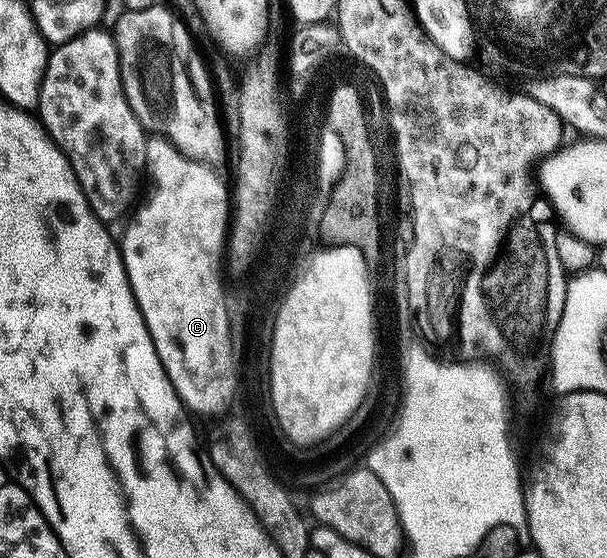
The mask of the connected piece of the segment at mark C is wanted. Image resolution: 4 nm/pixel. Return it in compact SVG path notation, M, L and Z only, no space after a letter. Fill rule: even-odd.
M172 146L166 149L165 160L148 161L153 193L141 209L138 207L132 213L133 221L126 226L125 237L120 237L119 247L133 297L155 342L157 357L182 404L190 413L199 414L221 408L233 393L233 359L229 357L229 332L225 332L225 300L221 300L221 284L217 284L223 276L231 192L228 187L225 189L216 167L191 160Z

